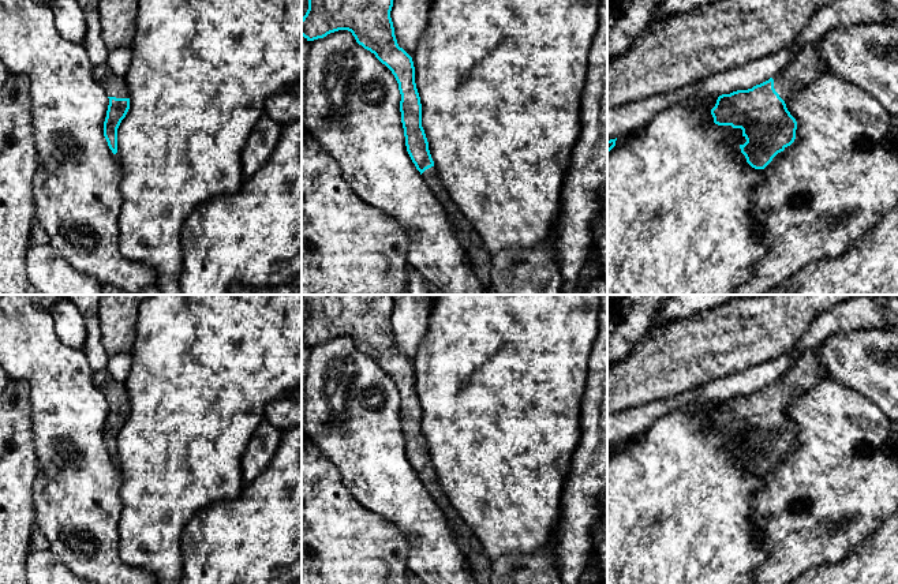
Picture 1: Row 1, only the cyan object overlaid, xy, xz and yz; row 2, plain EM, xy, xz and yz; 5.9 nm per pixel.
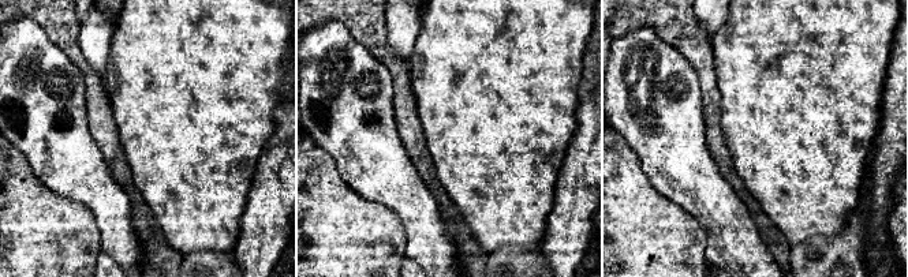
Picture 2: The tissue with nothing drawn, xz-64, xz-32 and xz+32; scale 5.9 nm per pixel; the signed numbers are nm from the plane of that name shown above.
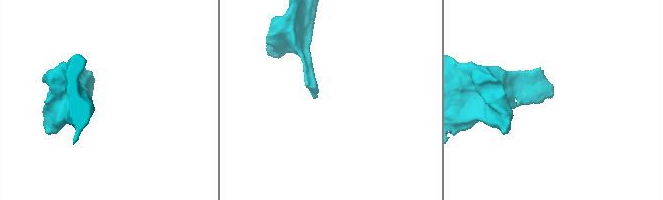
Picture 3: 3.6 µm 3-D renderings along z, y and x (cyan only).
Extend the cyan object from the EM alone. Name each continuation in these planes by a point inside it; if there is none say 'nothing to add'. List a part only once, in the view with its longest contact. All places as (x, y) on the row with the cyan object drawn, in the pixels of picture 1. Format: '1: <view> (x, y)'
1: yz (808, 64)

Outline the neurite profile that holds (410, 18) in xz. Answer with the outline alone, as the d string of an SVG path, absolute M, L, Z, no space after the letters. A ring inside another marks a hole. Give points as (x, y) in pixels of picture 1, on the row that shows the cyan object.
M393 0L390 18L400 48L414 57L429 22L431 0Z

